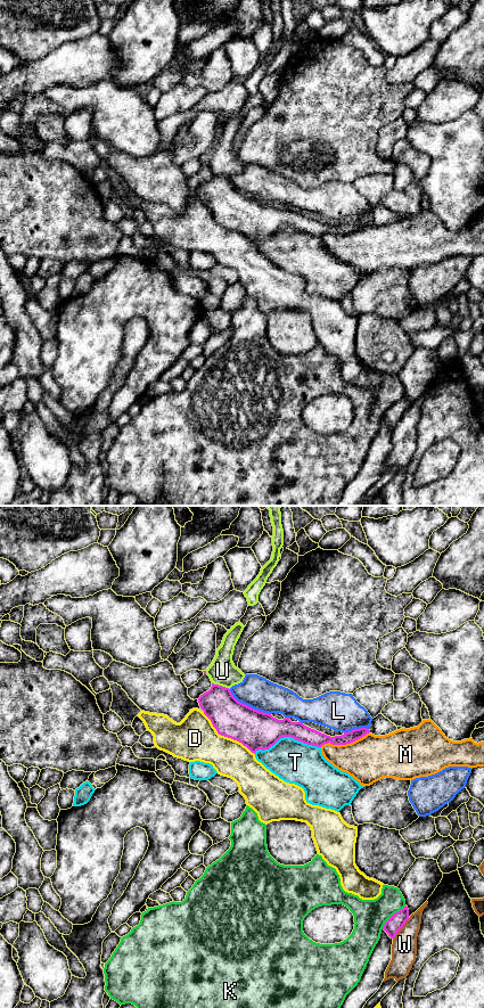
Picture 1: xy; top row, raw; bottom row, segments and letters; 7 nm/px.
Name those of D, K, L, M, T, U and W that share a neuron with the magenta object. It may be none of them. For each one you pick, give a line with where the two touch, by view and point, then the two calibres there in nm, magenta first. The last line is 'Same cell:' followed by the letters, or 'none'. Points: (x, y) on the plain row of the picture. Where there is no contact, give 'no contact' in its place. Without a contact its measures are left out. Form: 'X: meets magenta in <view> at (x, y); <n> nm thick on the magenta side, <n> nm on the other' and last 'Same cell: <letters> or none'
D: meets magenta in xy at (227, 226); 280 nm thick on the magenta side, 320 nm on the other
Same cell: D

